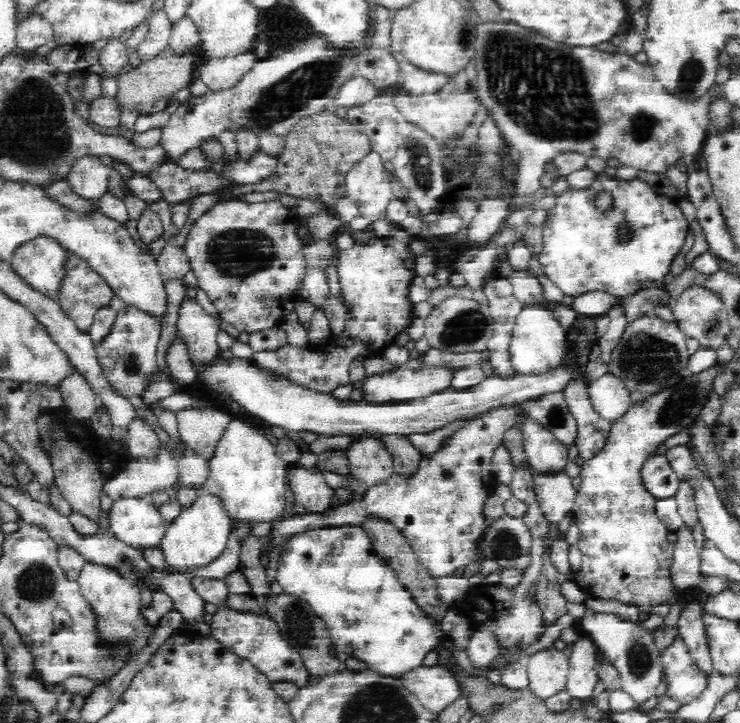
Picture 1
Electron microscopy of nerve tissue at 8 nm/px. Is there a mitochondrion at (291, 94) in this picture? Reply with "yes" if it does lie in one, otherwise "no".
yes

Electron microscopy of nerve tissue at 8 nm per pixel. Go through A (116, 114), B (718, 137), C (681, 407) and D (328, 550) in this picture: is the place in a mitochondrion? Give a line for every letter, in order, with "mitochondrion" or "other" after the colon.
A: other
B: other
C: mitochondrion
D: mitochondrion

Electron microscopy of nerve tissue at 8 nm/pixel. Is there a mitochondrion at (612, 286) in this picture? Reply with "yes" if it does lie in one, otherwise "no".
no

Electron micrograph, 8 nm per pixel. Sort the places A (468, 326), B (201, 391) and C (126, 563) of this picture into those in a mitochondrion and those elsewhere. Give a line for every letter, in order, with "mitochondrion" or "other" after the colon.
A: mitochondrion
B: other
C: mitochondrion

